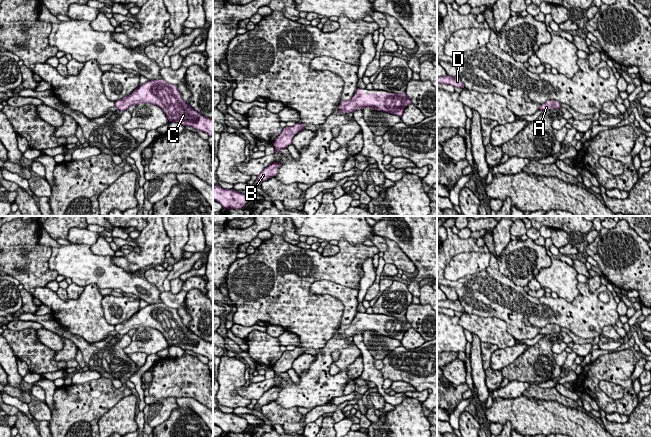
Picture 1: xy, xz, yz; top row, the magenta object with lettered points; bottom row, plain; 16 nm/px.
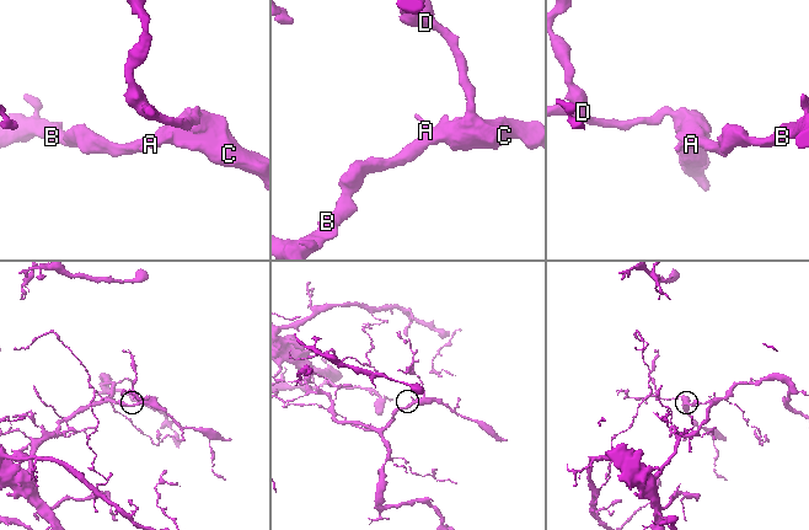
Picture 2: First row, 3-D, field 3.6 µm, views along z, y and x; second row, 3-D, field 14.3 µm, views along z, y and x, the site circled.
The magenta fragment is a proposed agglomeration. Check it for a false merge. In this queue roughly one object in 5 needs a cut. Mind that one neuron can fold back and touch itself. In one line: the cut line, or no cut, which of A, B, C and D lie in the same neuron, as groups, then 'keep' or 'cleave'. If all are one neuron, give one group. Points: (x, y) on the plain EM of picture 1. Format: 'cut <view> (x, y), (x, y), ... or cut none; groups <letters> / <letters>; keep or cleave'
cut none; groups A B C D; keep

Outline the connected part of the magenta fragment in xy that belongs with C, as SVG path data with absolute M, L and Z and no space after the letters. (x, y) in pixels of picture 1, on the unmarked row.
M163 303L148 304L132 317L115 326L118 334L125 335L132 329L150 327L159 330L169 346L178 346L203 355L213 361L213 343L195 335L181 320L178 310Z

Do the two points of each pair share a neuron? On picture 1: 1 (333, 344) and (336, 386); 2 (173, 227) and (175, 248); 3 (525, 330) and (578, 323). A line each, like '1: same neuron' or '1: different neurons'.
1: same neuron
2: same neuron
3: same neuron

